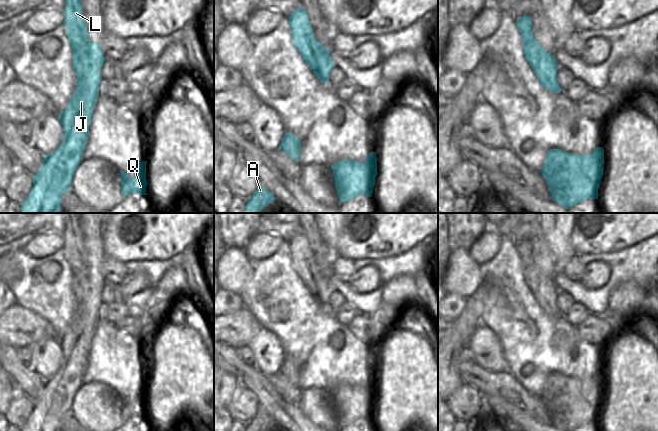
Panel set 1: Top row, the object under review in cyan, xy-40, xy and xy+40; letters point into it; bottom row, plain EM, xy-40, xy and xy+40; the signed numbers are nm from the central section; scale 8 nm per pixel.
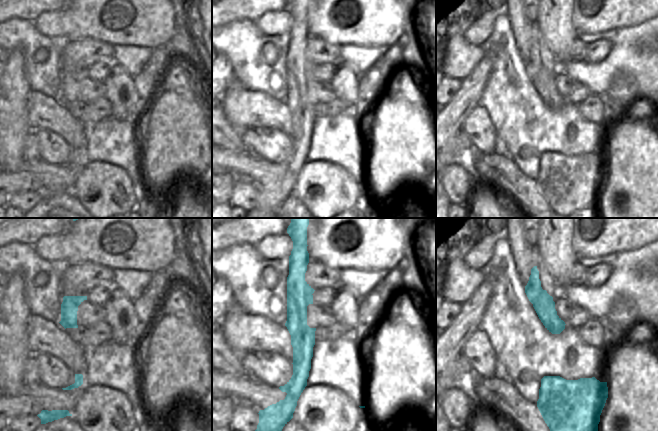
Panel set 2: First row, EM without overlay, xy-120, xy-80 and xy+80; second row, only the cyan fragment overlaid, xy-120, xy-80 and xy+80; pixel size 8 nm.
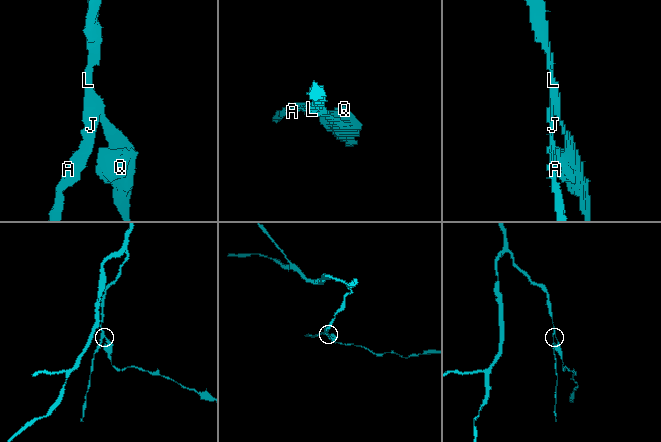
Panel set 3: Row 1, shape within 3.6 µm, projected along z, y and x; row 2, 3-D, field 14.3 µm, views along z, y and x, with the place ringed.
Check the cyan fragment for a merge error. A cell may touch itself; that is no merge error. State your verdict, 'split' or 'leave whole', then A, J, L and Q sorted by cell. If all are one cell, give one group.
split; A J L / Q

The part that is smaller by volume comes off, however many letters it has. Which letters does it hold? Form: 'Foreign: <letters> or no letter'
Foreign: Q

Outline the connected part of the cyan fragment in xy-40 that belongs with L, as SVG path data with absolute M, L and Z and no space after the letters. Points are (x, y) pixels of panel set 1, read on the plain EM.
M80 213L78 216L67 215L63 234L65 240L63 249L67 254L67 260L73 274L73 292L77 300L77 312L69 324L67 332L59 337L59 344L65 356L63 366L54 377L43 380L43 388L37 394L37 398L33 399L33 412L21 428L21 431L61 431L61 420L71 413L73 400L83 384L93 334L99 321L99 317L92 317L83 312L83 294L88 293L92 287L98 289L105 284L101 274L101 267L92 267L89 264L85 240L81 230L81 220L84 218L85 213Z

